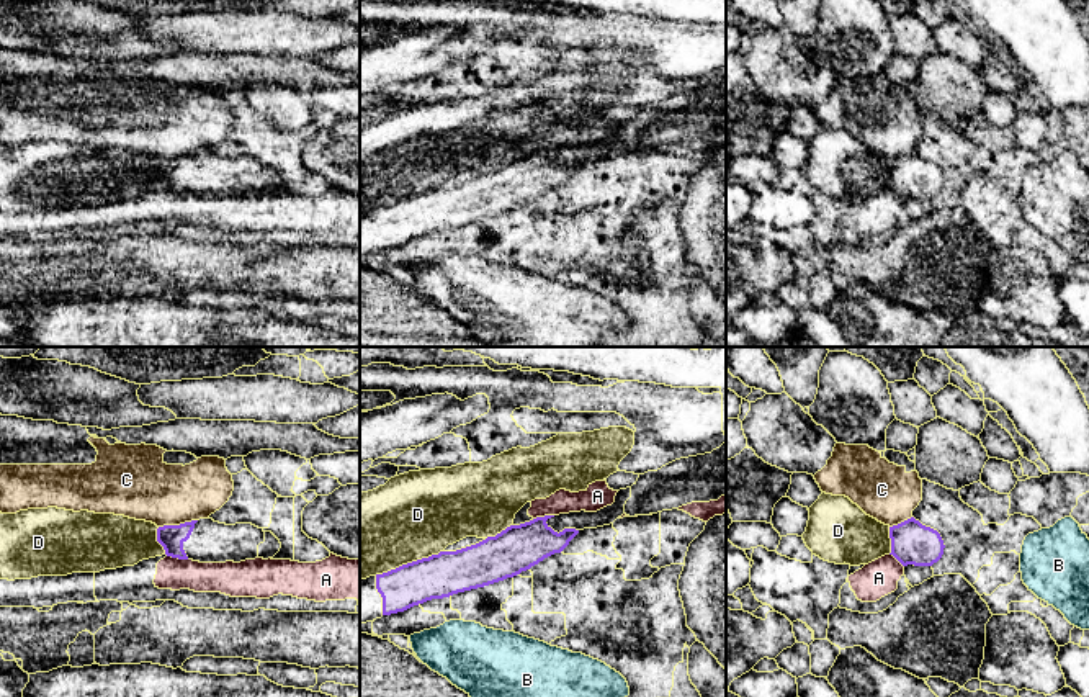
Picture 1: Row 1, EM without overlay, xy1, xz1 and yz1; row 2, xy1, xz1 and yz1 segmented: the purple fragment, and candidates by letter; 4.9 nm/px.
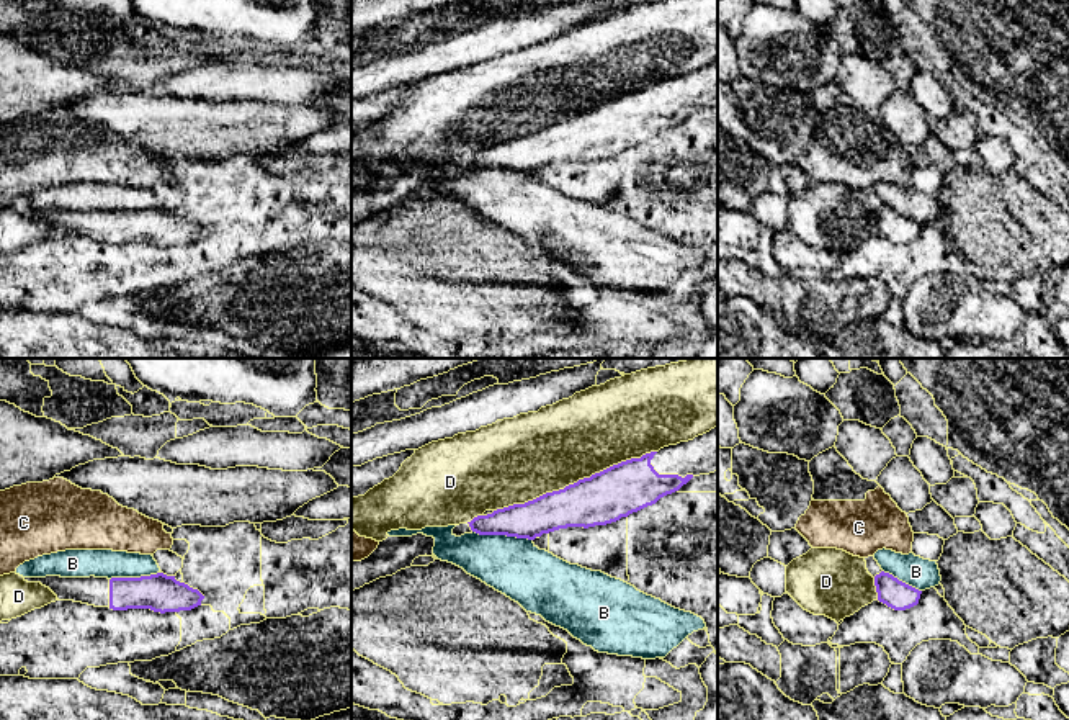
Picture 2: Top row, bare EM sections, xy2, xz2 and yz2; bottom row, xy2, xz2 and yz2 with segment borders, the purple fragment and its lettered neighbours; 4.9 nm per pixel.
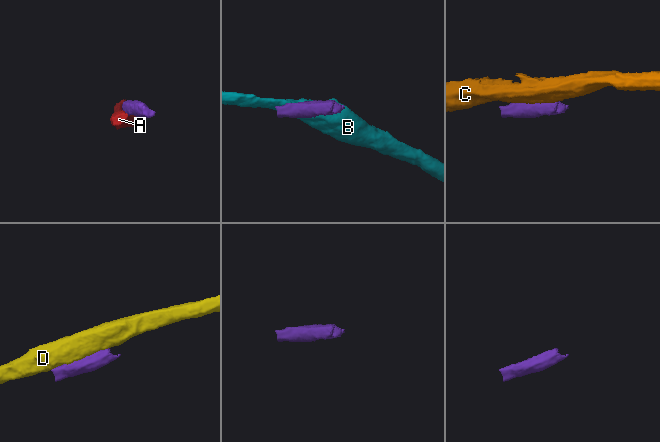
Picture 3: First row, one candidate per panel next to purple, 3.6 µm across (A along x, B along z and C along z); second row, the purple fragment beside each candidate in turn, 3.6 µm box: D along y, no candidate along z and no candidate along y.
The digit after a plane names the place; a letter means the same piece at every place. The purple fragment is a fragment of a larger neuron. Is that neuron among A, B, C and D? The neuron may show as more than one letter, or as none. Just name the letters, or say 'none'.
none

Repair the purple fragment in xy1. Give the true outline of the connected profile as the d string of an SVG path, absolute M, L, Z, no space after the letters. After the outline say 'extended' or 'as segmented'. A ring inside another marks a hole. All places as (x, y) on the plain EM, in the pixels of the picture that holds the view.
M213 152L159 160L157 175L167 190L199 196L268 193L281 182L271 165L252 157L226 159Z | extended

